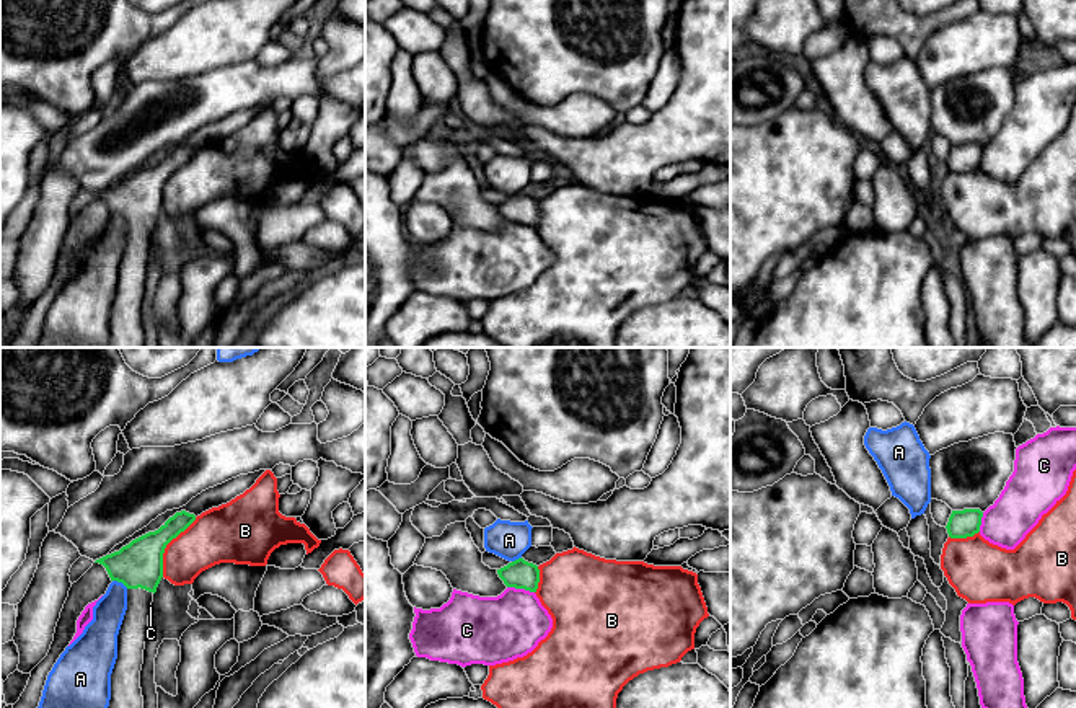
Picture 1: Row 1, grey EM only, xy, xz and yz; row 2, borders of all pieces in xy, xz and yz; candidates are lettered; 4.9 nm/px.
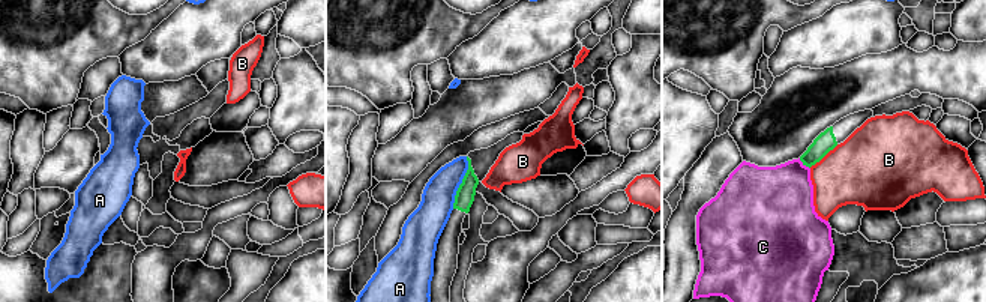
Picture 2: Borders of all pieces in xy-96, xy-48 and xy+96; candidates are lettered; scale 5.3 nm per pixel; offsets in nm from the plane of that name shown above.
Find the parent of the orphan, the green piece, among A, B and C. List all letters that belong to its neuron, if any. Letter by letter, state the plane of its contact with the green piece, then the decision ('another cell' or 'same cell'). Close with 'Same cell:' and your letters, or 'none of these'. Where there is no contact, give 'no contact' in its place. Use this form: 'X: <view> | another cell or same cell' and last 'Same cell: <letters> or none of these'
A: xy | another cell
B: xy | another cell
C: xz | another cell
Same cell: none of these

